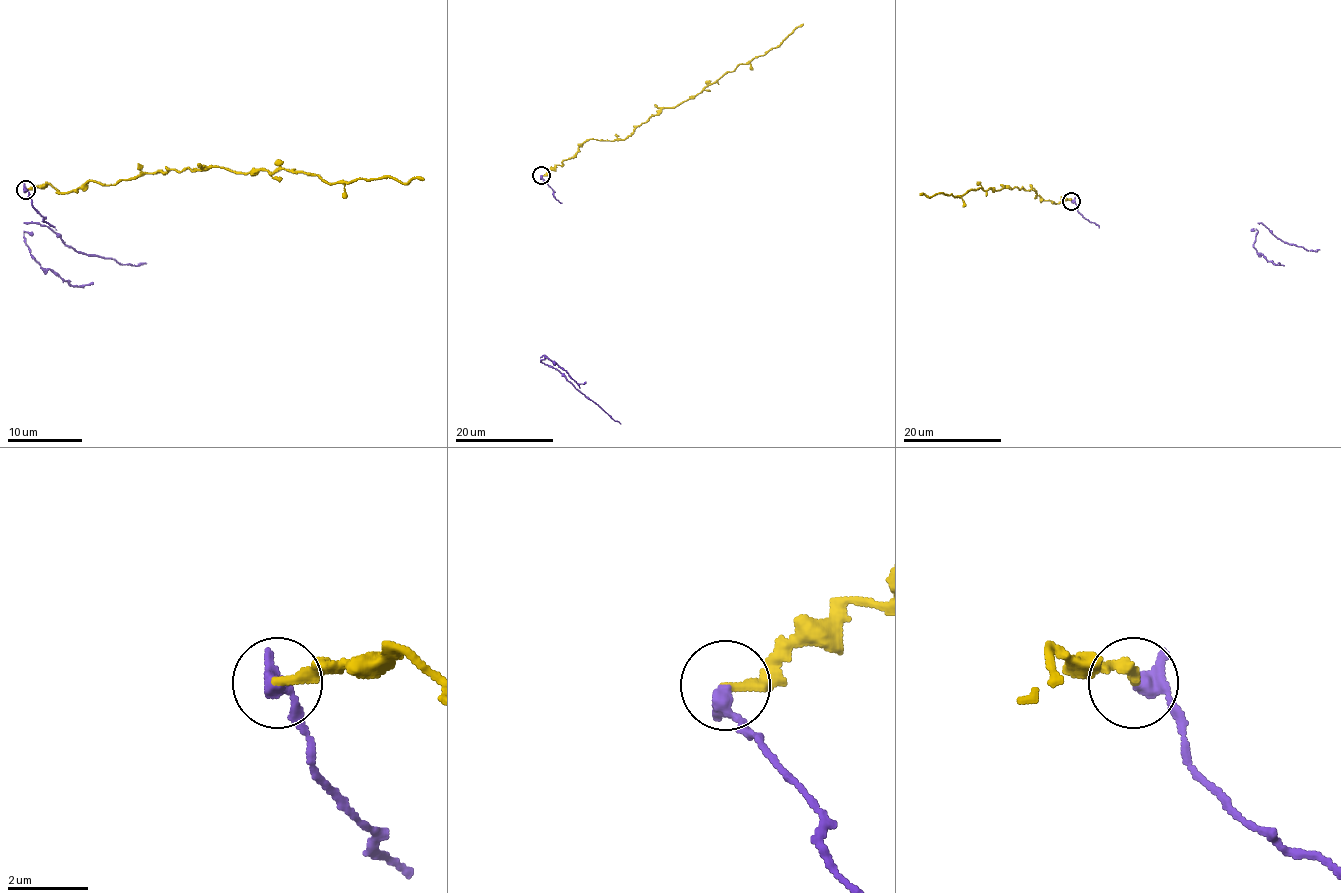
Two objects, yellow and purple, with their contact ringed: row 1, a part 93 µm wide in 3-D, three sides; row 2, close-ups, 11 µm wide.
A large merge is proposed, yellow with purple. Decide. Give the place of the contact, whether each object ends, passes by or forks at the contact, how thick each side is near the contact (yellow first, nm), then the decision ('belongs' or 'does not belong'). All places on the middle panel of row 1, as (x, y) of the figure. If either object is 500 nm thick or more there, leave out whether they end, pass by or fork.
at (541, 175); yellow ends there; purple ends there; 240 nm thick on the yellow side, 400 nm on the other; does not belong

